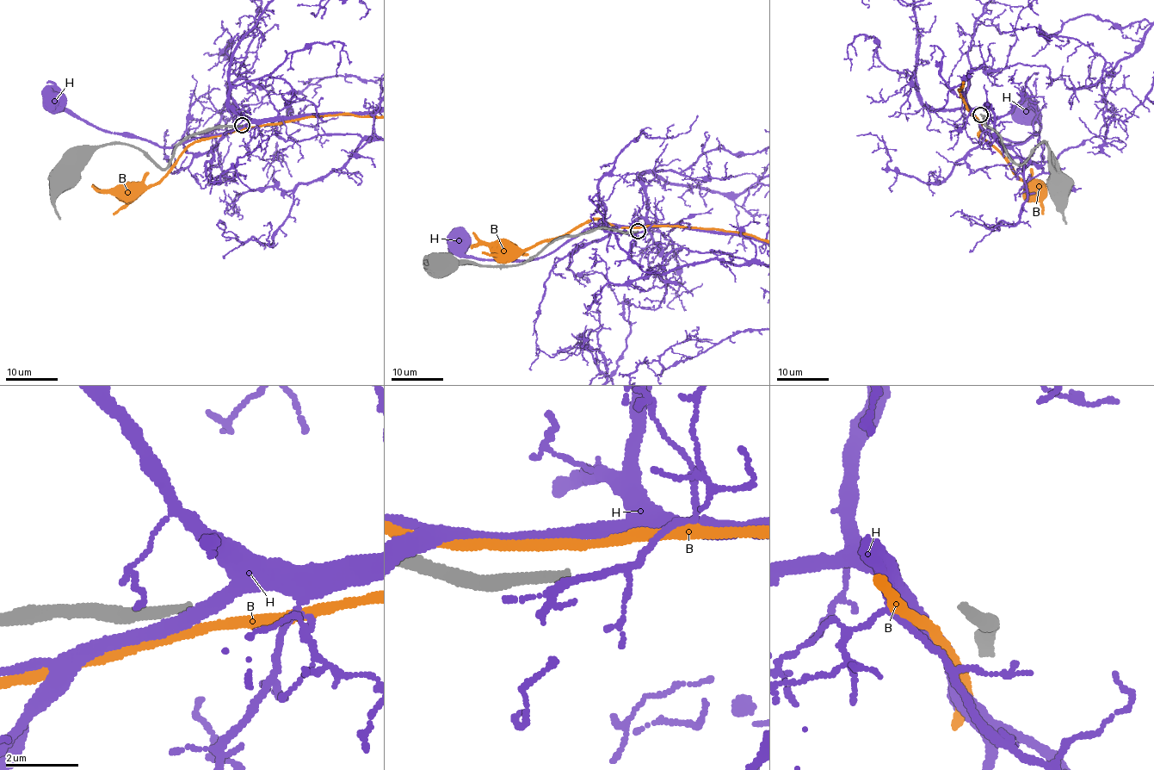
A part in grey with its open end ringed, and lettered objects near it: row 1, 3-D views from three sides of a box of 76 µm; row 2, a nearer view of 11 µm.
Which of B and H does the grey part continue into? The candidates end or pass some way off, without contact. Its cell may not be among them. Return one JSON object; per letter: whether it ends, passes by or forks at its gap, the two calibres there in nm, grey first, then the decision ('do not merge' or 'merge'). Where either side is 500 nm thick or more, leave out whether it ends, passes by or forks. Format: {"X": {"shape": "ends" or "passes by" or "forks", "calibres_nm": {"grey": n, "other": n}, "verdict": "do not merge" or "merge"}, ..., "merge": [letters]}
{"B": {"shape": "passes by", "calibres_nm": {"grey": 280, "other": 260}, "verdict": "do not merge"}, "H": {"shape": "passes by", "calibres_nm": {"grey": 280, "other": 360}, "verdict": "do not merge"}, "merge": []}

